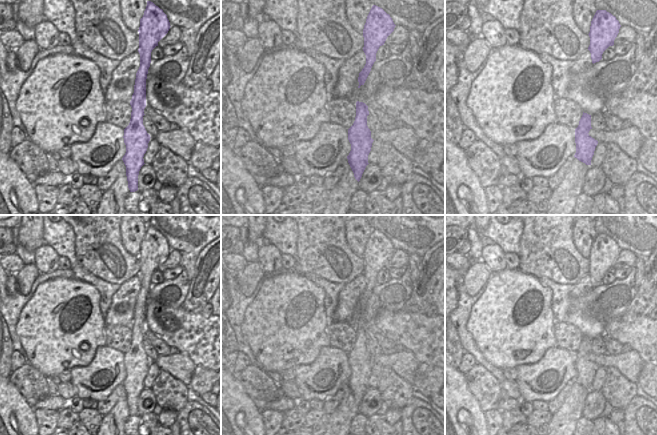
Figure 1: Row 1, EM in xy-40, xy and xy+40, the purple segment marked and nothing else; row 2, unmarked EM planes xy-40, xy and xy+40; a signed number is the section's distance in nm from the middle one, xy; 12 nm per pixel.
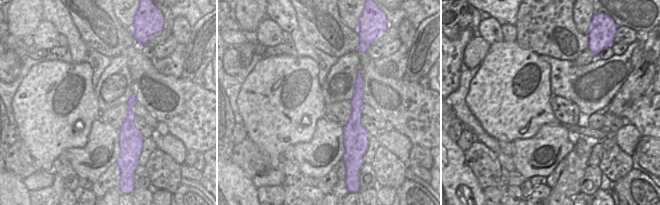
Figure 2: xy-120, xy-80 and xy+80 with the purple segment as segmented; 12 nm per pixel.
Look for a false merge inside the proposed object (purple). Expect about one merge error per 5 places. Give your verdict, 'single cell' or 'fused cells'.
single cell

